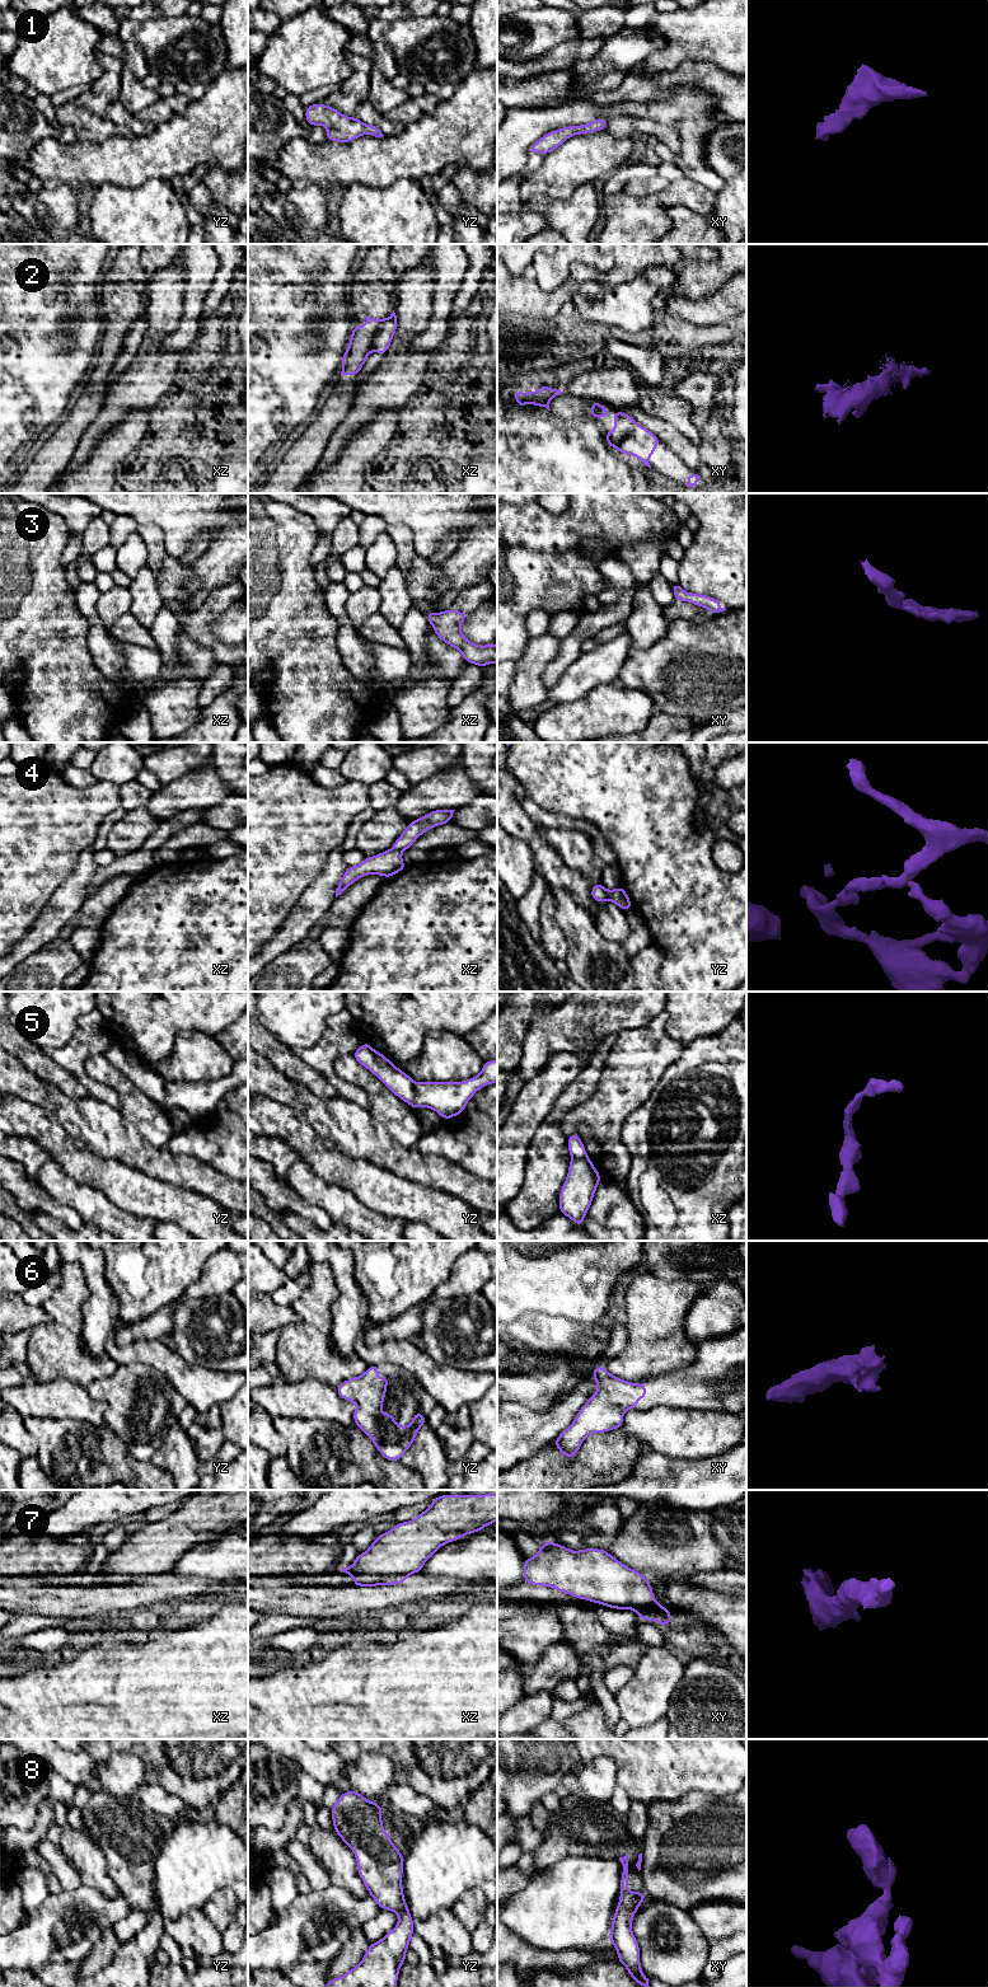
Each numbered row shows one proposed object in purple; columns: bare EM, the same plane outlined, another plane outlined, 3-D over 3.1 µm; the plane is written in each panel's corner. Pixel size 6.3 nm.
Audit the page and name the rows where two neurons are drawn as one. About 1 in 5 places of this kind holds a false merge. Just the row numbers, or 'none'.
2, 8

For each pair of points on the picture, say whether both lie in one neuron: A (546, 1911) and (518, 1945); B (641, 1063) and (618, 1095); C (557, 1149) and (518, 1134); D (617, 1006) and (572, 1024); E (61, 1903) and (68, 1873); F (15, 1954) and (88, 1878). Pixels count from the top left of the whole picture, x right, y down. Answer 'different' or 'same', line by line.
A: different
B: same
C: different
D: same
E: different
F: different

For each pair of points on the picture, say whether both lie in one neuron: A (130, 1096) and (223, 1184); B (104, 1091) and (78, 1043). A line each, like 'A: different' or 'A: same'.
A: different
B: same

